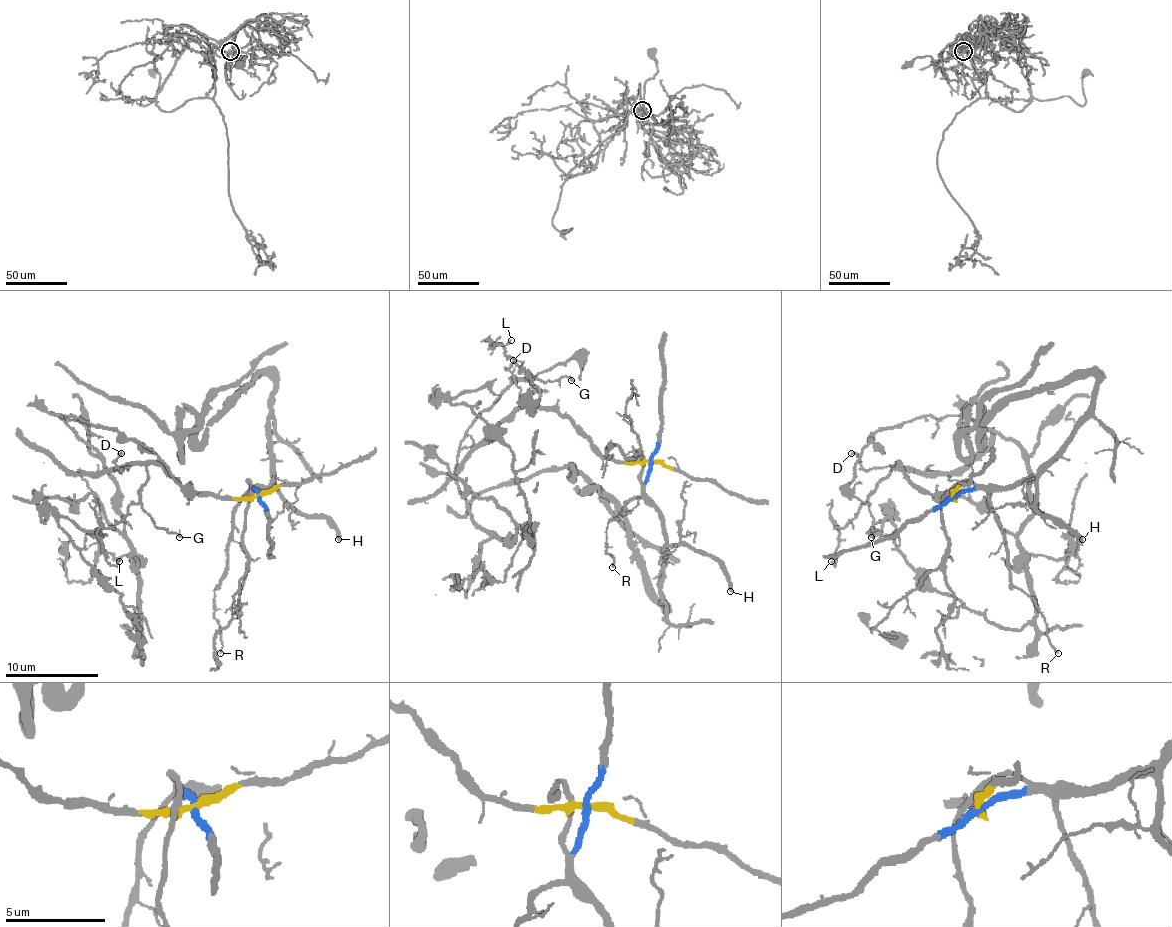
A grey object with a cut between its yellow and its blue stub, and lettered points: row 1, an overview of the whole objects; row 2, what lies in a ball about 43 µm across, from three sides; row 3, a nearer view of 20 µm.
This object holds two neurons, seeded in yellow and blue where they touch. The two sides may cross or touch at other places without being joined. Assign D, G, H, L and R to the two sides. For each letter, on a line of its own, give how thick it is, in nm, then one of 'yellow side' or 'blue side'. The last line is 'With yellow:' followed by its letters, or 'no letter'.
D: 200 nm | yellow side
G: 200 nm | yellow side
H: 340 nm | blue side
L: 120 nm | yellow side
R: 150 nm | blue side
With yellow: D, G, L

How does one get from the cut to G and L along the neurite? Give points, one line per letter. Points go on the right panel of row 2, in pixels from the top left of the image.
G: (952, 495), (950, 498), (925, 493), (897, 463), (869, 498), (873, 523), (866, 533), (871, 537)
L: (952, 495), (950, 498), (925, 493), (897, 463), (841, 528), (834, 528), (836, 565), (832, 561)

